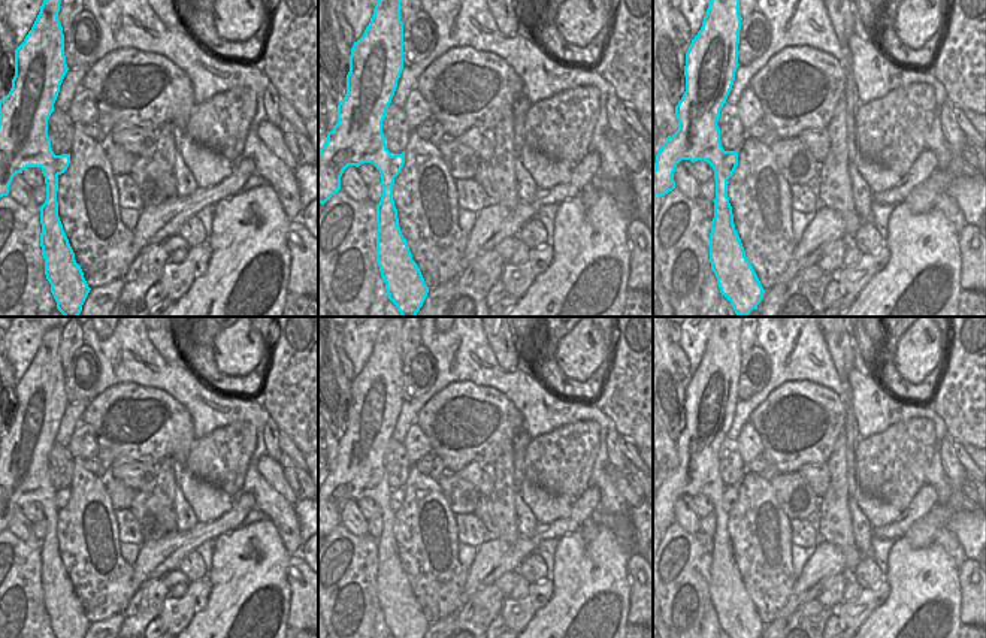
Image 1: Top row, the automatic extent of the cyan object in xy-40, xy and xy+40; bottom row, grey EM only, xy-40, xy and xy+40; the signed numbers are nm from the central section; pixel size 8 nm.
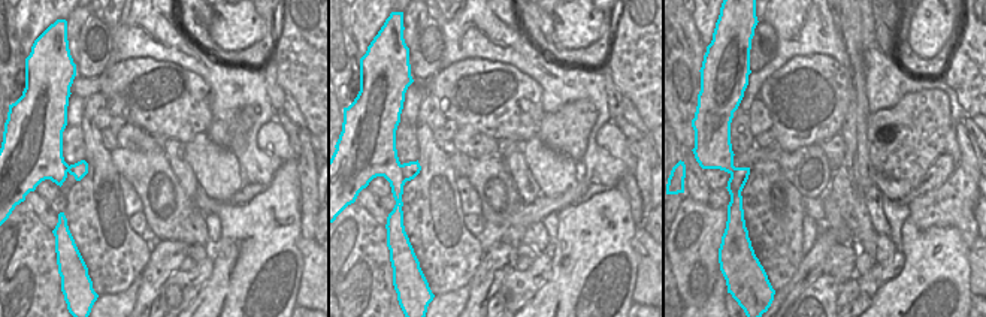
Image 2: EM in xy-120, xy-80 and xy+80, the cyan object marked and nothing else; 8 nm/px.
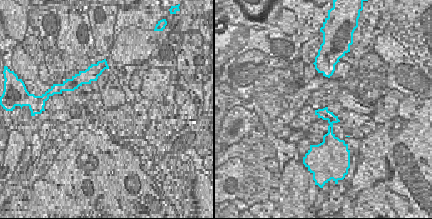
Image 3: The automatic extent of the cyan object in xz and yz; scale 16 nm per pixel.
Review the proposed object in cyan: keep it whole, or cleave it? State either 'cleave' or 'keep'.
keep

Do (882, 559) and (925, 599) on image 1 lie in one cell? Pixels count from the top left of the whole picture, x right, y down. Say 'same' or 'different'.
different

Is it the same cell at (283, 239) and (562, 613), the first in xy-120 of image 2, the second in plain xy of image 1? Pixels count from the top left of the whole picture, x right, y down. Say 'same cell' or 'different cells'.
same cell

